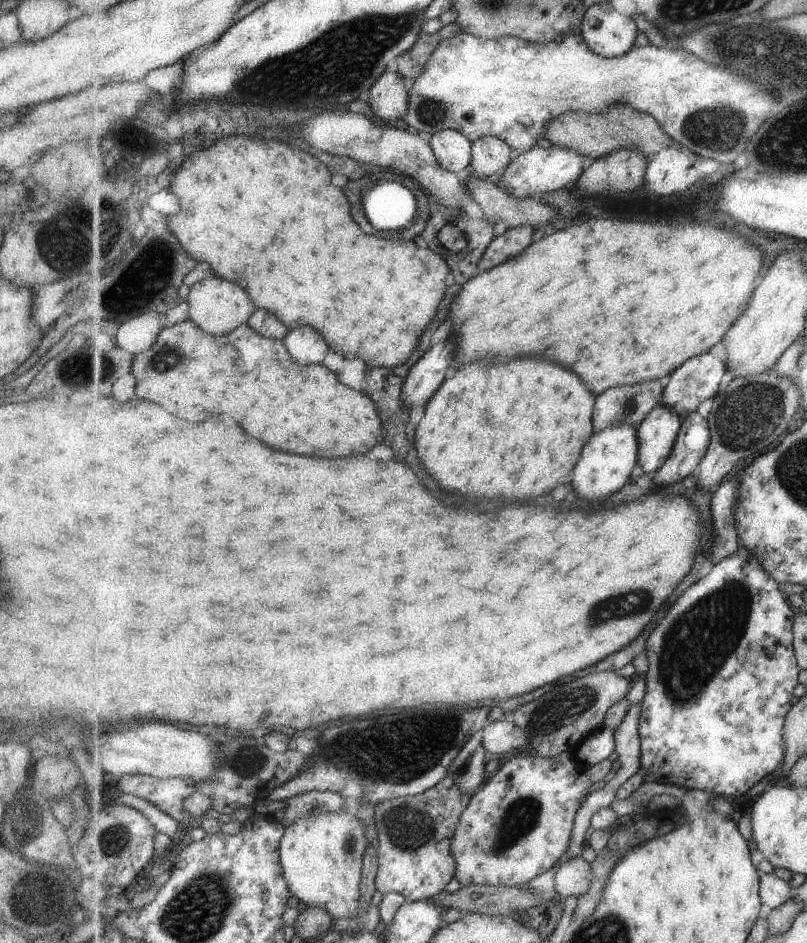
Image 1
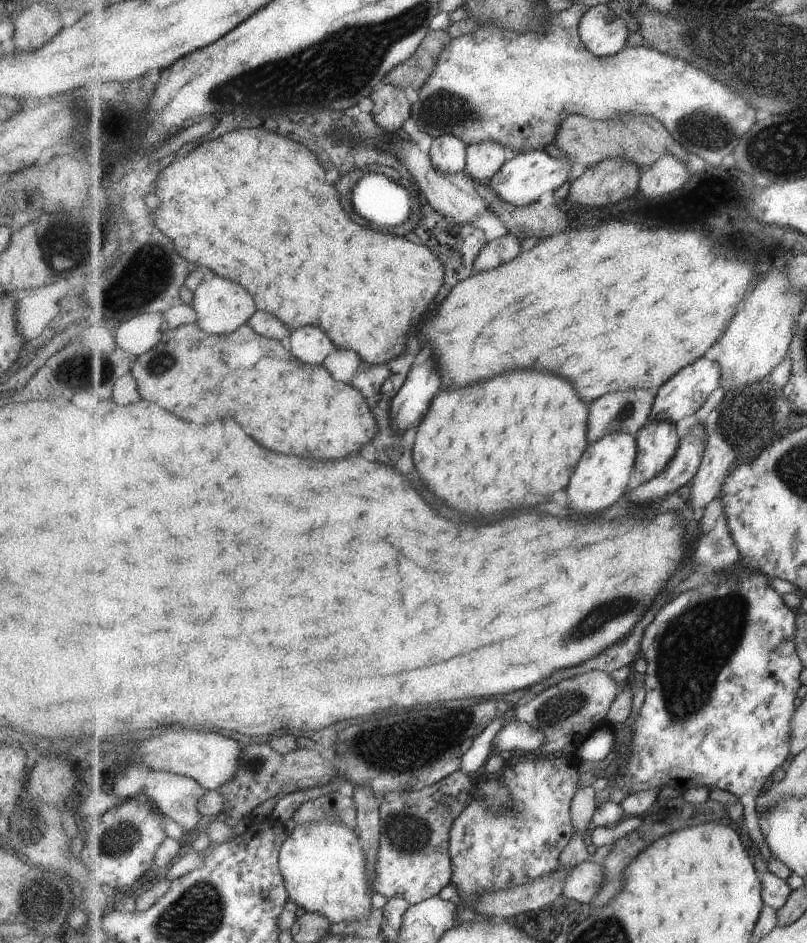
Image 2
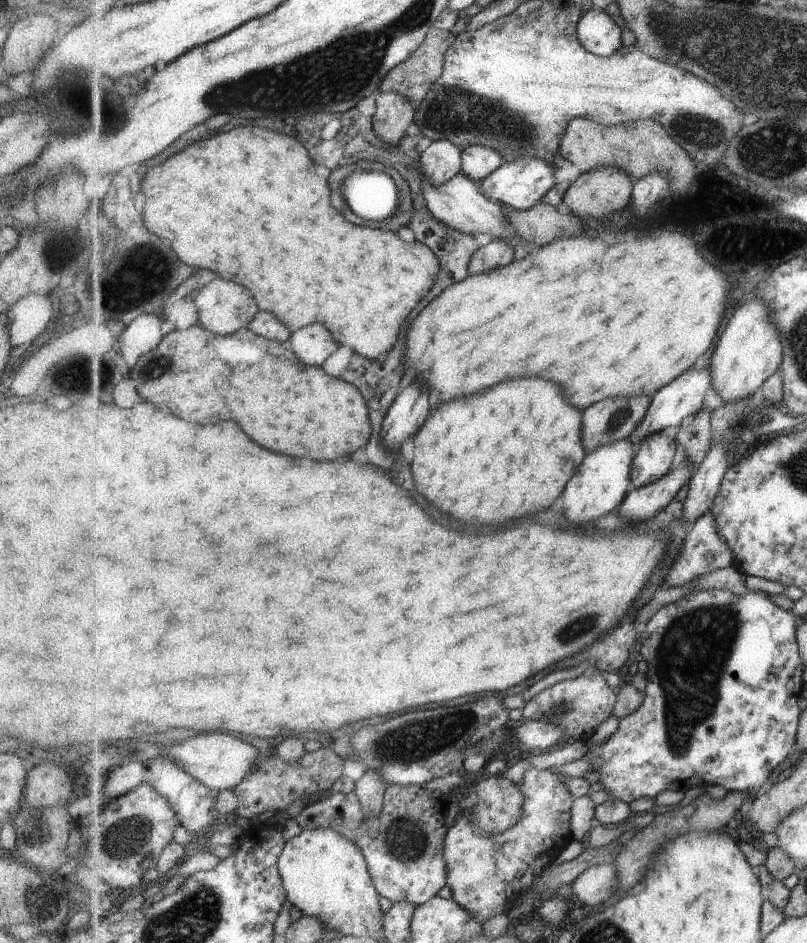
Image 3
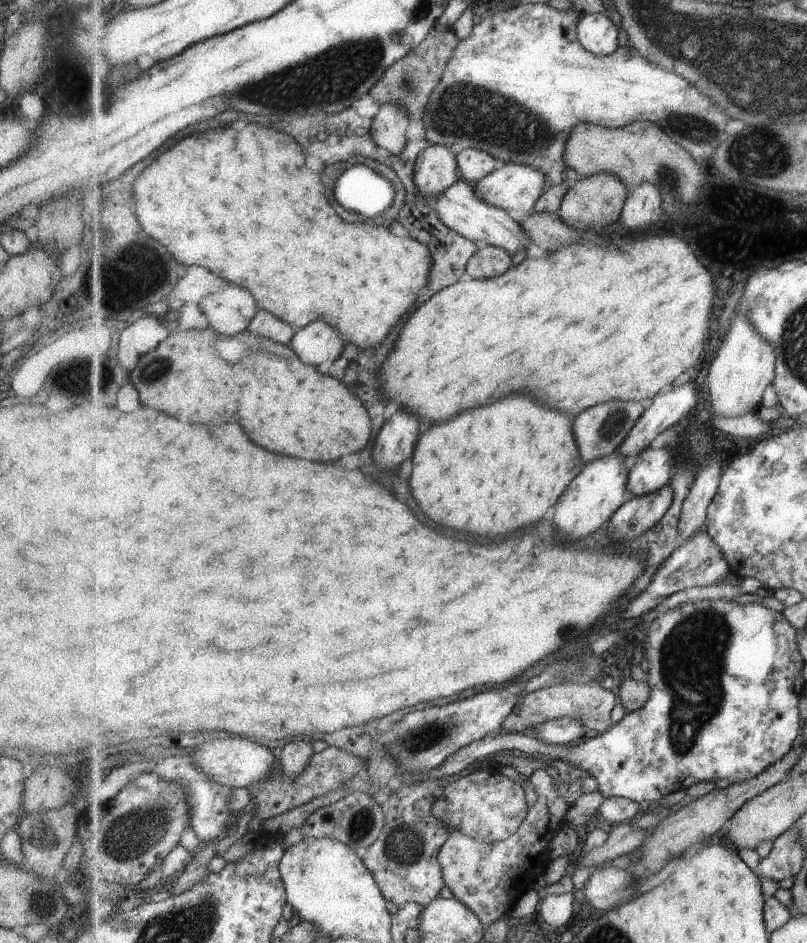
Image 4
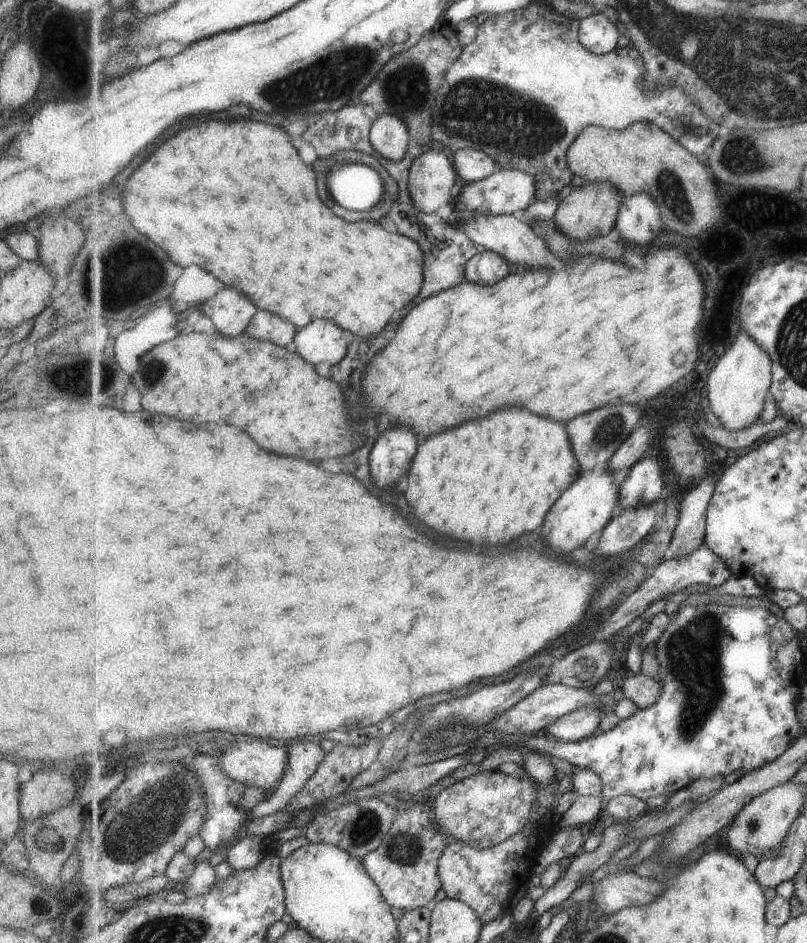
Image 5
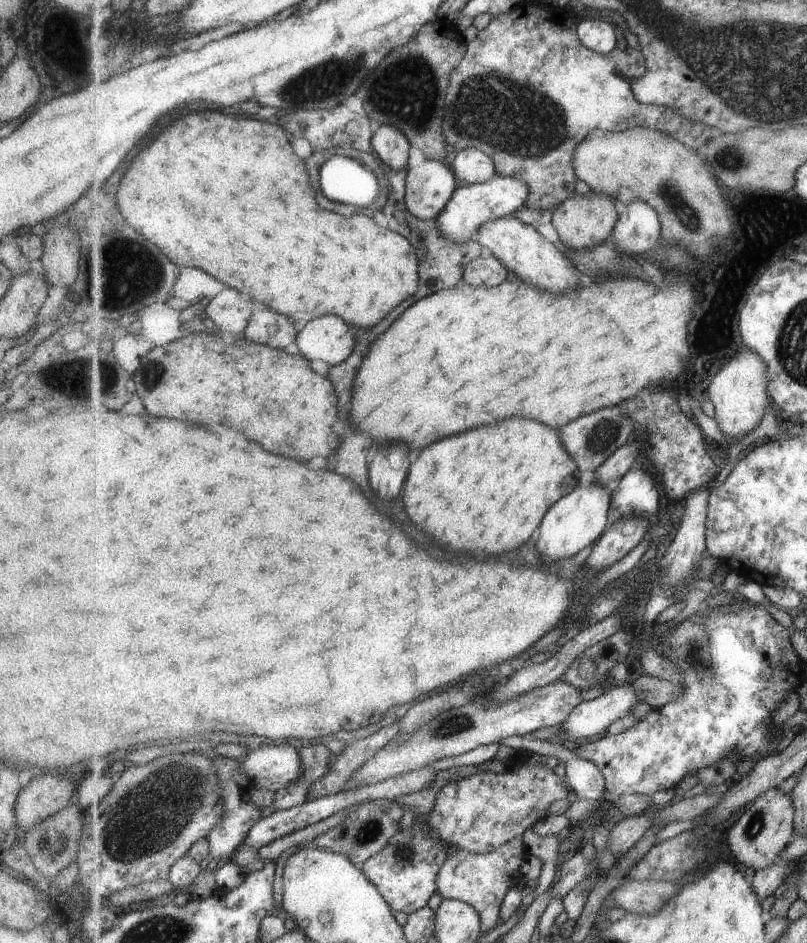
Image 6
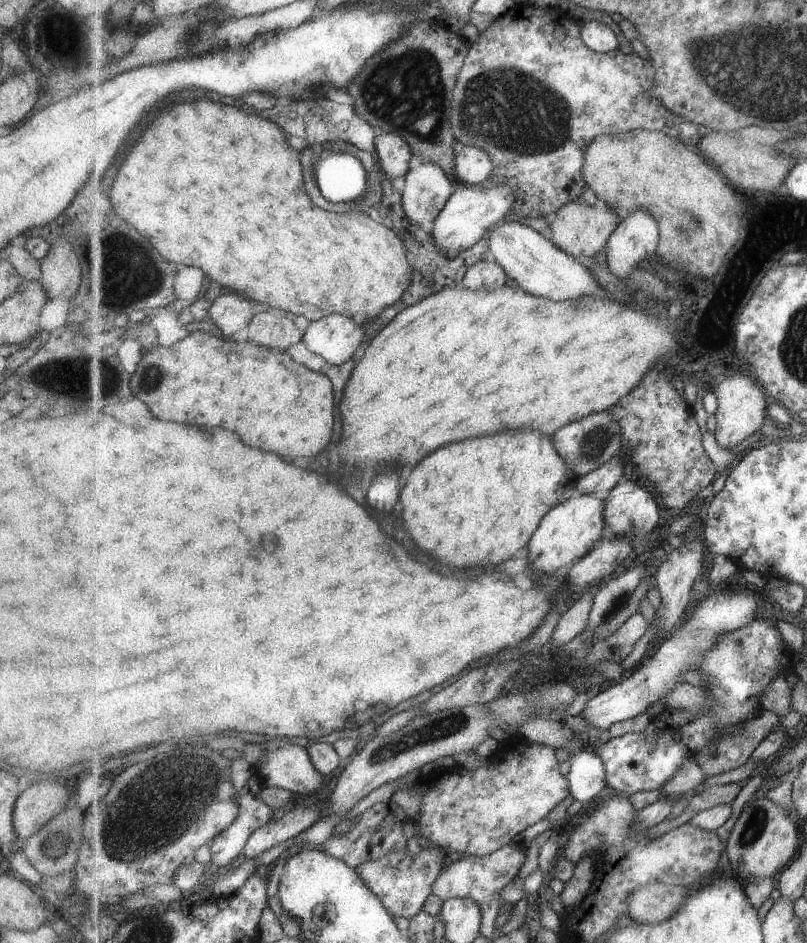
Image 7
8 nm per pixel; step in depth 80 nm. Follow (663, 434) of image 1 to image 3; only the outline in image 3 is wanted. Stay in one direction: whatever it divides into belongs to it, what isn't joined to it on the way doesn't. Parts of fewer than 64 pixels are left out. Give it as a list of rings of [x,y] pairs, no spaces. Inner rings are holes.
[[[660,433],[648,436],[637,449],[631,473],[631,491],[656,483],[672,471],[671,464],[679,446],[675,439],[665,438]]]

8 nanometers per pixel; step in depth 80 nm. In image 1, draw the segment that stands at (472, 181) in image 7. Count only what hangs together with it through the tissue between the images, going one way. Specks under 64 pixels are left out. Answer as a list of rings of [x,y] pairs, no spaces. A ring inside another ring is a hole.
[[[483,137],[473,143],[470,171],[482,179],[497,179],[516,157],[508,142],[497,137]]]

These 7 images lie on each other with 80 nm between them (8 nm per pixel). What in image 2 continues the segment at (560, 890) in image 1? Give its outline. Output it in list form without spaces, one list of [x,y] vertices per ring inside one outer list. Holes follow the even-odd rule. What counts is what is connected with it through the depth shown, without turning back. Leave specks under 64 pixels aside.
[[[590,859],[578,864],[569,874],[564,886],[565,896],[589,904],[604,887],[606,870],[603,864]]]

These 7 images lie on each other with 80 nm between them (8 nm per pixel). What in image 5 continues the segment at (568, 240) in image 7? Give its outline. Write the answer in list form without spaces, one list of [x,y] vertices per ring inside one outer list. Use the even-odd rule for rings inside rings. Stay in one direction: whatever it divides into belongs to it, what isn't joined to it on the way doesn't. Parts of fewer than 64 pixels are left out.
[[[609,180],[586,181],[579,188],[569,189],[564,194],[553,220],[567,236],[571,236],[574,240],[589,240],[593,236],[607,235],[616,230],[618,215],[625,199],[625,194]]]

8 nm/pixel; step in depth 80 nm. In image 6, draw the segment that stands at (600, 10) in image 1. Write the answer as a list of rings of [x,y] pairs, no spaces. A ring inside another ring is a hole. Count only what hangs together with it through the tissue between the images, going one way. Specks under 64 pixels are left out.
[[[603,17],[581,19],[578,36],[584,46],[600,54],[611,53],[617,48],[617,27]]]

